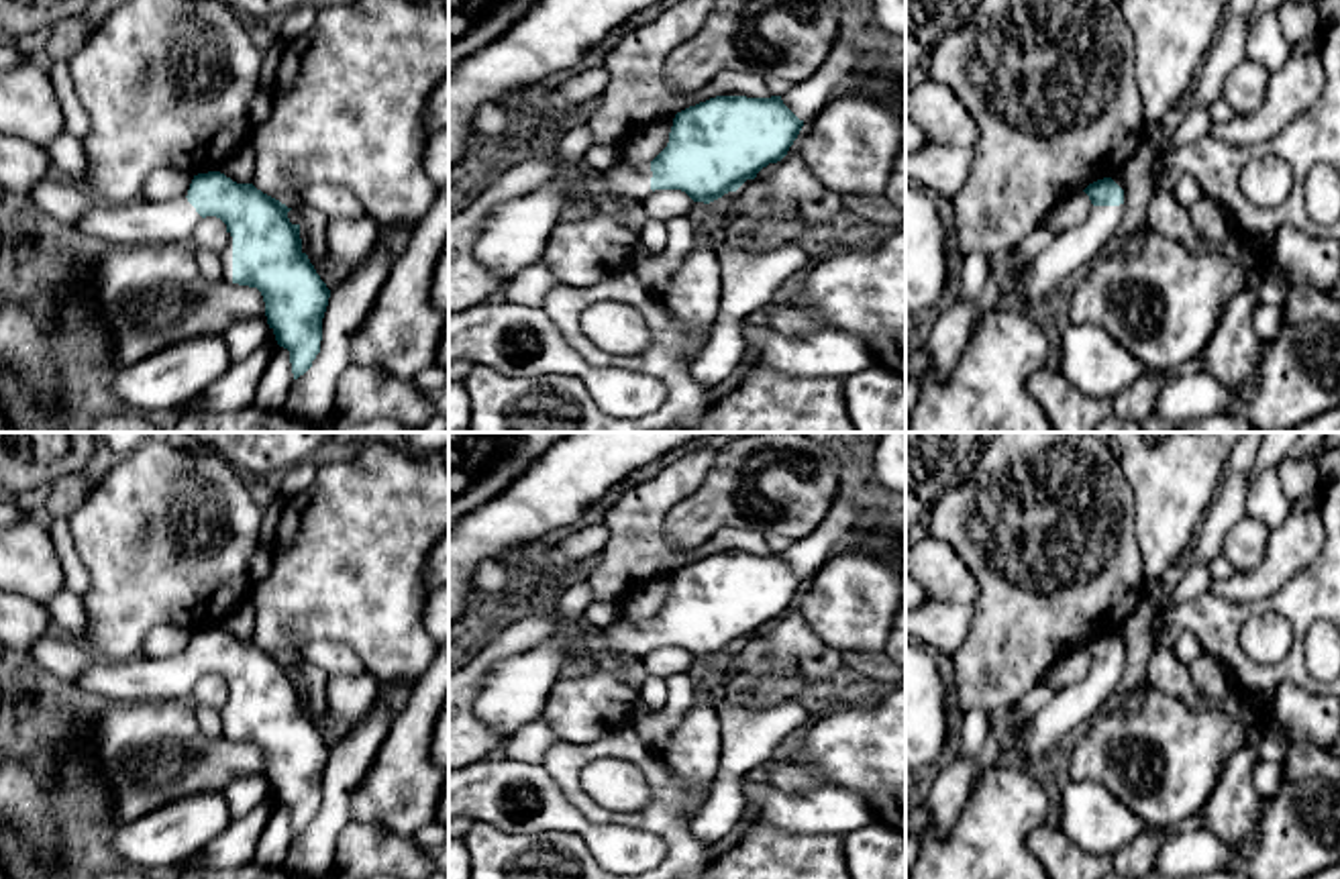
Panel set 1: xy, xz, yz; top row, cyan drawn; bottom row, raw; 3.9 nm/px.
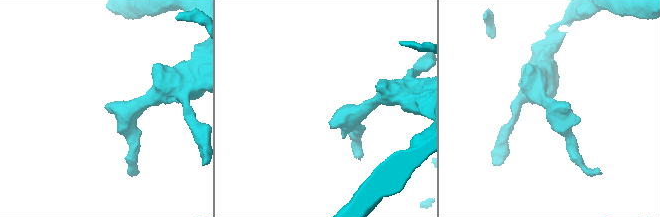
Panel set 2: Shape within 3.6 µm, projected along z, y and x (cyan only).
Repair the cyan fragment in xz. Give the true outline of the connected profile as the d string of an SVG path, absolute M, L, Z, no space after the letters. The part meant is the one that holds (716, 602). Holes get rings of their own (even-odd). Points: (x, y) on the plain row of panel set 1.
M716 553L675 571L667 604L645 620L616 618L604 628L557 630L540 644L498 661L485 675L475 700L475 716L504 738L520 726L543 716L545 702L555 681L579 659L598 655L630 653L642 659L655 647L681 647L693 659L710 661L728 649L736 649L746 636L769 620L781 618L797 596L800 577L781 557Z

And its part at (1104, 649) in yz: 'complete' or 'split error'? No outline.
split error

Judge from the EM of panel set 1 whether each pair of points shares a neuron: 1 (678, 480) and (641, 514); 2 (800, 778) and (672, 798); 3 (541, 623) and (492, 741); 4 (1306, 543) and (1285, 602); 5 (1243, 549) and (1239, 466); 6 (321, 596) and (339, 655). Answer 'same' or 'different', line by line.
1: same
2: different
3: same
4: different
5: different
6: different

